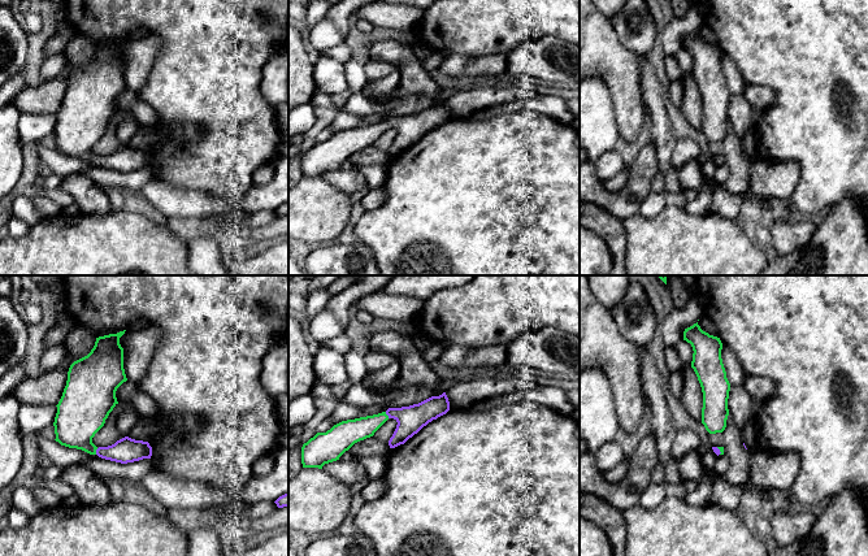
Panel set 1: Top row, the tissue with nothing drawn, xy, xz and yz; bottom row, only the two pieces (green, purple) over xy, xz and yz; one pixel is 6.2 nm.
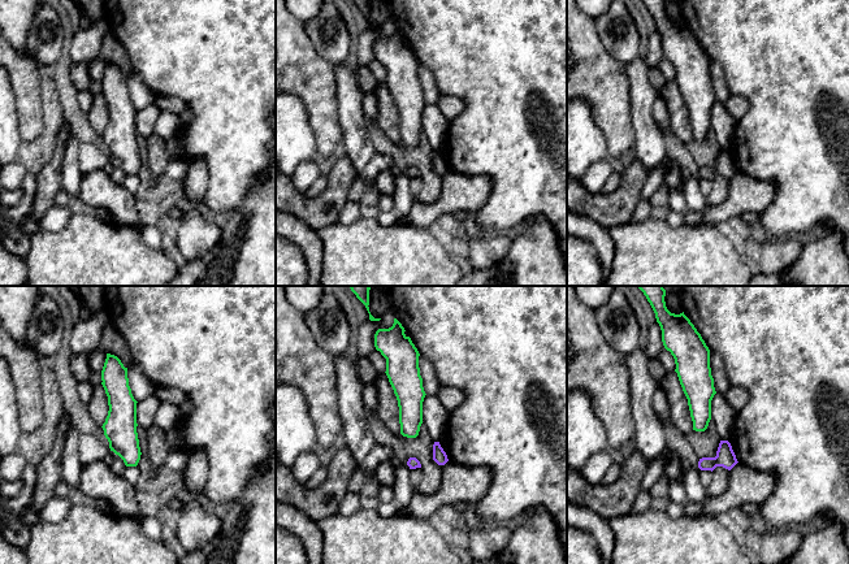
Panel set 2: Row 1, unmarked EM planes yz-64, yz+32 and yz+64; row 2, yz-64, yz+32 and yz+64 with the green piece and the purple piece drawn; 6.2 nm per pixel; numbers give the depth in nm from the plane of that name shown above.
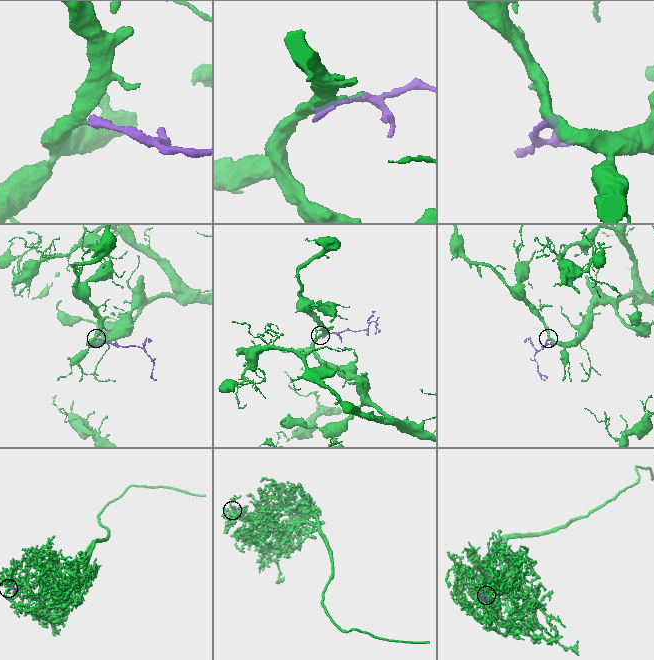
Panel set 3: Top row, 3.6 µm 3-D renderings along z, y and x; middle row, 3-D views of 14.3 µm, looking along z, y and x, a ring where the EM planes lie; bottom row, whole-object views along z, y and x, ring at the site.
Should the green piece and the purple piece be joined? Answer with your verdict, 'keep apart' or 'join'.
join

